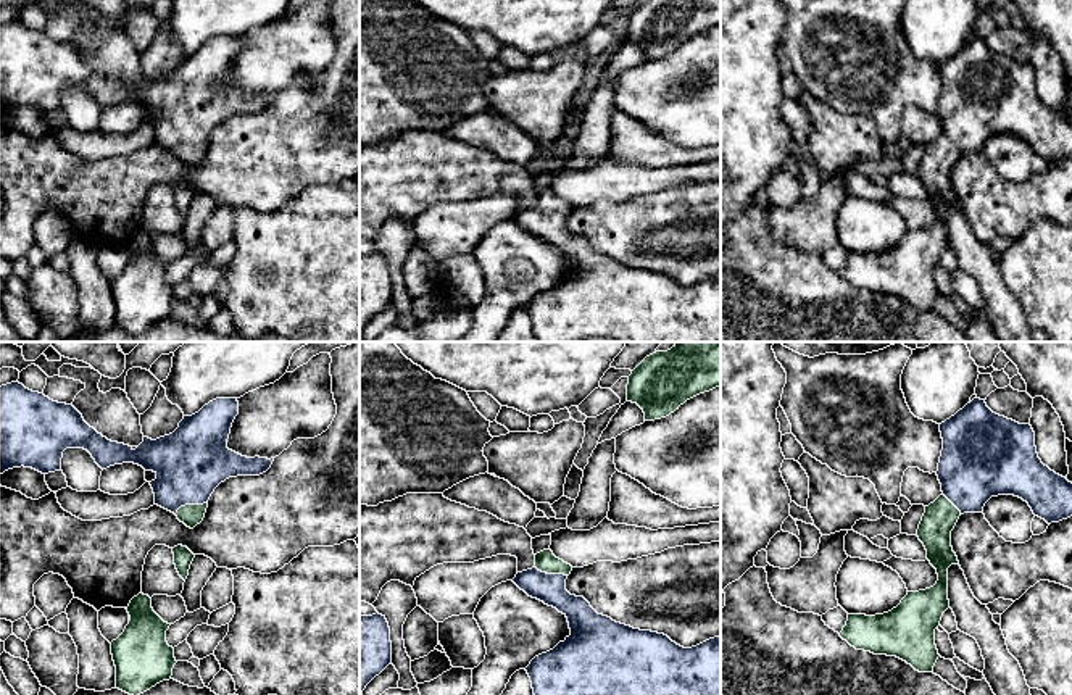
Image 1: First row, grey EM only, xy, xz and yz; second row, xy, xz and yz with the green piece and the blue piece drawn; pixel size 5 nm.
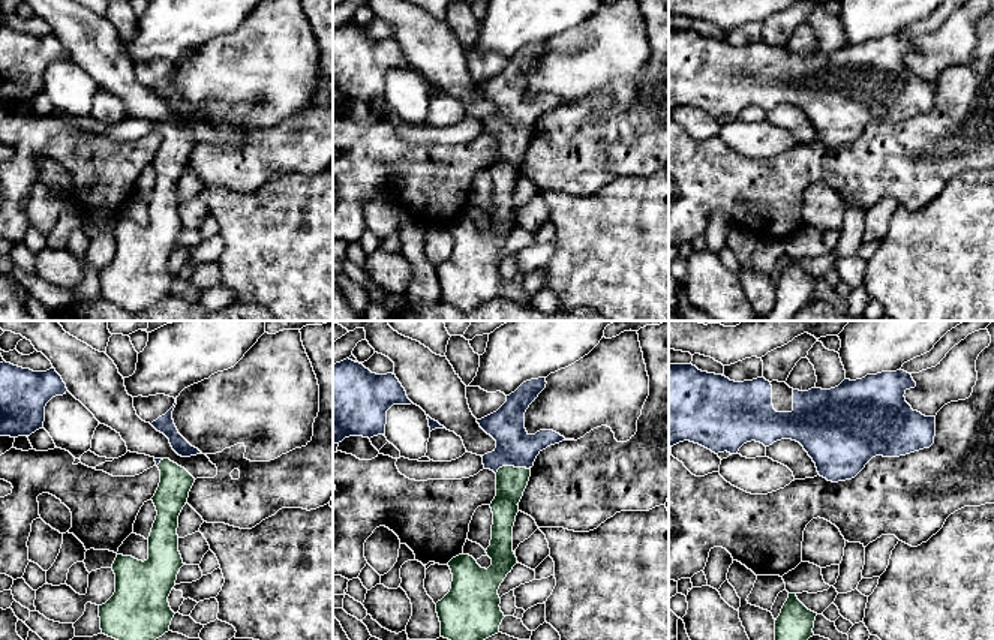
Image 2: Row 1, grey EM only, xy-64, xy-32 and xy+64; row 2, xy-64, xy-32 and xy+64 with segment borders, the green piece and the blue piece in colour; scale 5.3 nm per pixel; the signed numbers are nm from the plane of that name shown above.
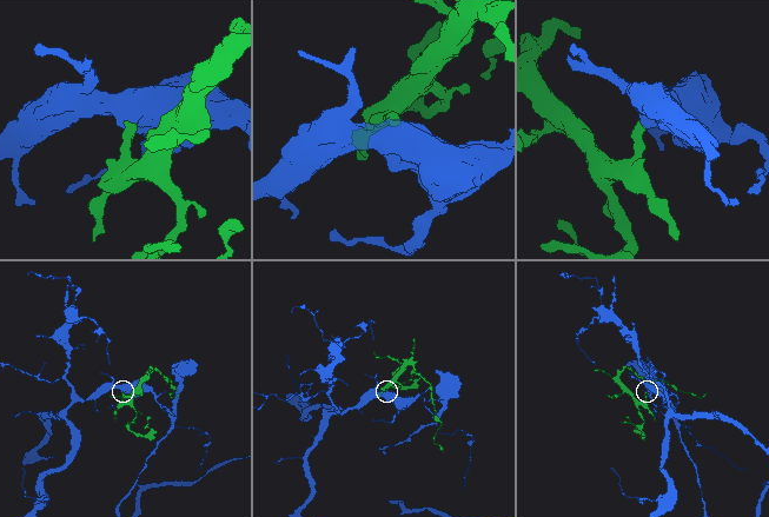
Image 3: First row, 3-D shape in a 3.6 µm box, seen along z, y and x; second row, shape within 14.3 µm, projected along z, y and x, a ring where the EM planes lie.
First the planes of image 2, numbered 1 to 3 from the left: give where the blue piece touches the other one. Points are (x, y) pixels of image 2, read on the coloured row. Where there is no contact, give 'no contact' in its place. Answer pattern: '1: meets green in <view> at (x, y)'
1: meets green in xy-64 at (161, 462)
2: meets green in xy-32 at (511, 466)
3: no contact

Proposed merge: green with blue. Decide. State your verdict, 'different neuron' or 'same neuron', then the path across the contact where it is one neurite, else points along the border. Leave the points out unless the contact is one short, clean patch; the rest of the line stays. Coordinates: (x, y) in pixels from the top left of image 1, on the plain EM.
same neuron; runs through xy (191, 153), (191, 144), (194, 99)

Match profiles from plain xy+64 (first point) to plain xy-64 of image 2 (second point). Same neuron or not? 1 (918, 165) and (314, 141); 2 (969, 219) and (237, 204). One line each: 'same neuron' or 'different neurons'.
1: same neuron
2: same neuron

